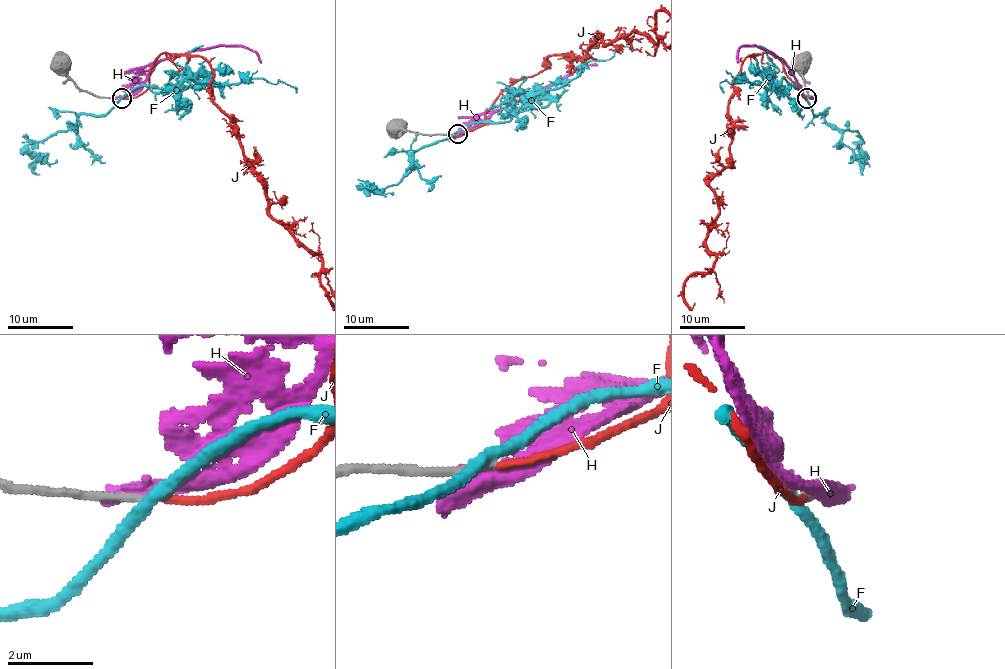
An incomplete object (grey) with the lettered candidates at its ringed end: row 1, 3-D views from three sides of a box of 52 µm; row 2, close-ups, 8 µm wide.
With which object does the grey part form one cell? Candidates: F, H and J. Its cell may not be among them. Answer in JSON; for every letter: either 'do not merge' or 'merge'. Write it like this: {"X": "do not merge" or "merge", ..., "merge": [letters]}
{"F": "do not merge", "H": "do not merge", "J": "merge", "merge": ["J"]}

